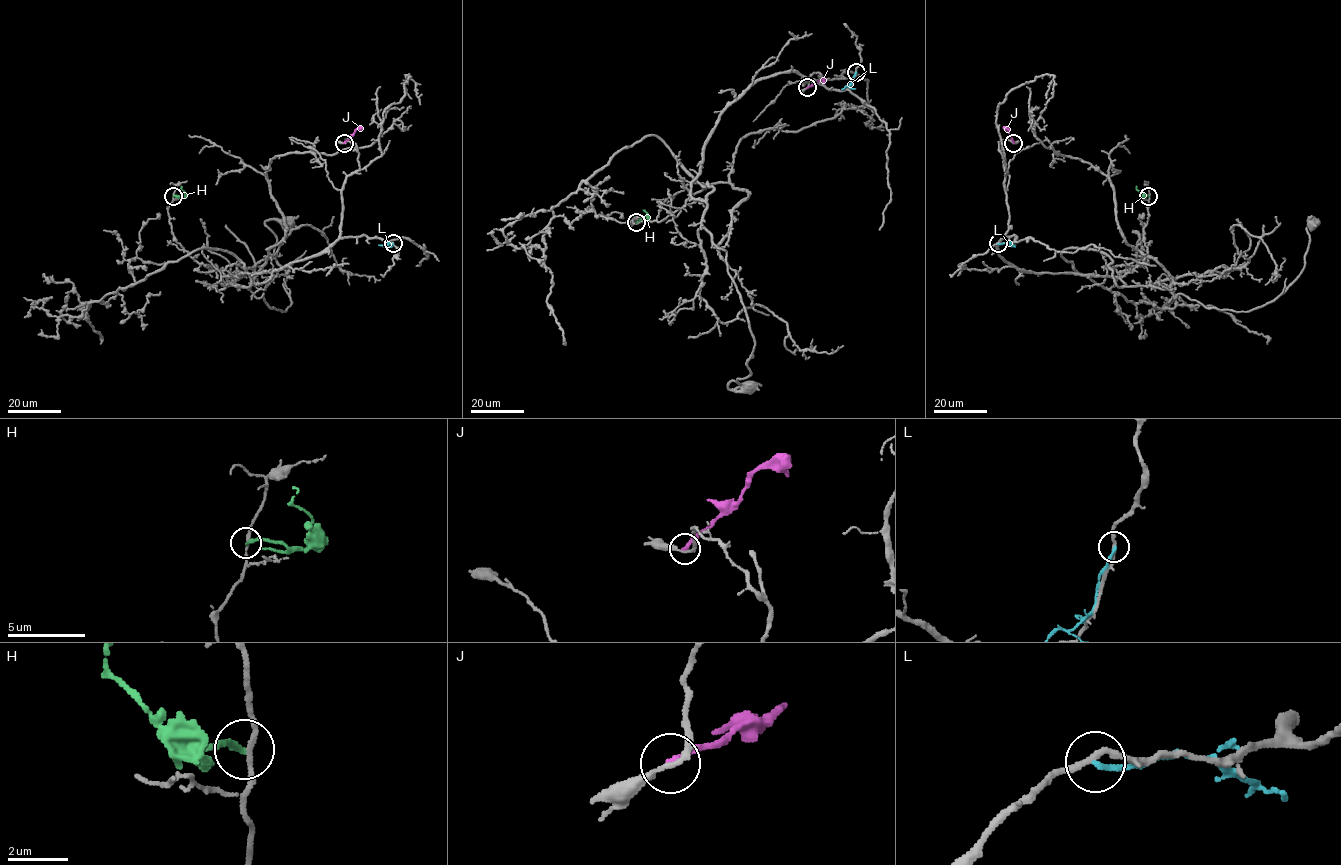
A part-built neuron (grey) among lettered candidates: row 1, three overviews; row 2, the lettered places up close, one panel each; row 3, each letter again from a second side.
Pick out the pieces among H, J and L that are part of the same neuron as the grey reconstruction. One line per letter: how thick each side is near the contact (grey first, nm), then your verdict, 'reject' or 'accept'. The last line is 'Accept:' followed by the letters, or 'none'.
H: 170 nm thick on the grey side, 240 nm on the other; reject
J: 190 nm thick on the grey side, 260 nm on the other; reject
L: 220 nm thick on the grey side, 180 nm on the other; reject
Accept: none

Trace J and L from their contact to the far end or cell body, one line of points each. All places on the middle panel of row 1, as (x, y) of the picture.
J: (807, 88), (820, 80), (822, 83)
L: (856, 72), (848, 86), (855, 88)

